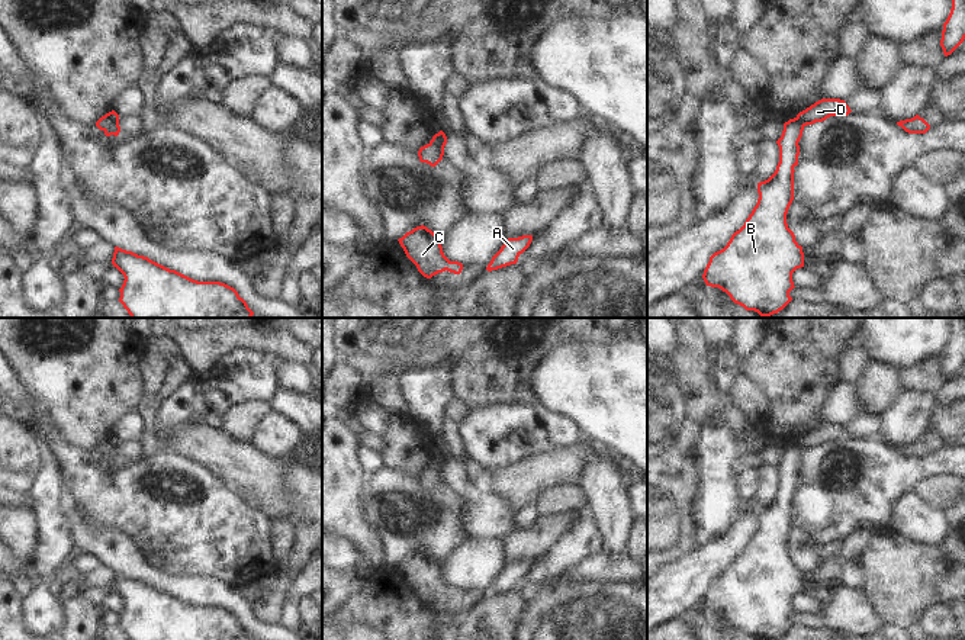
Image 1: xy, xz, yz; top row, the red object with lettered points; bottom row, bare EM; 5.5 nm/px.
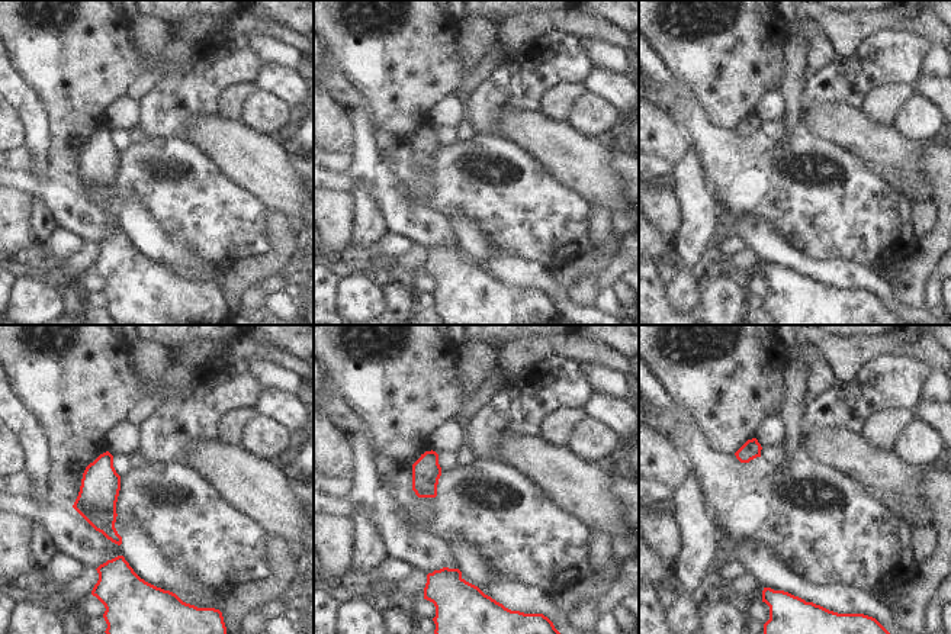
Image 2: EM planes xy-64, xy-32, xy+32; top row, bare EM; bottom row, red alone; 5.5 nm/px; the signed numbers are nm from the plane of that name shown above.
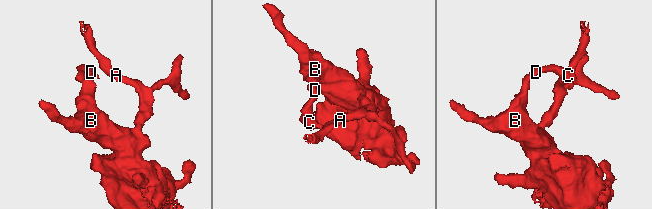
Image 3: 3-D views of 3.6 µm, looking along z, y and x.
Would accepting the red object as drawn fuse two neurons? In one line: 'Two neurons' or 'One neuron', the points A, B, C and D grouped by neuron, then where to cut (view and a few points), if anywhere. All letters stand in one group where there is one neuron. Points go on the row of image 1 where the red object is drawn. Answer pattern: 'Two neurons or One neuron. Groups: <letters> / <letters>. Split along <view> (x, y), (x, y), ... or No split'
Two neurons. Groups: A B / C D. Split along xy (118, 121), (103, 129)

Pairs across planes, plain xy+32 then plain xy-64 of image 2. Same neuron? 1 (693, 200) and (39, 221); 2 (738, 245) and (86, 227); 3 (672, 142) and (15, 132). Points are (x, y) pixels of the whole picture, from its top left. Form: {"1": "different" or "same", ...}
{"1": "same", "2": "different", "3": "same"}

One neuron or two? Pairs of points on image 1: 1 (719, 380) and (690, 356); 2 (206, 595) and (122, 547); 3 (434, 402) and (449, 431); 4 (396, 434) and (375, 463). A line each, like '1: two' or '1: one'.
1: one
2: one
3: two
4: two

